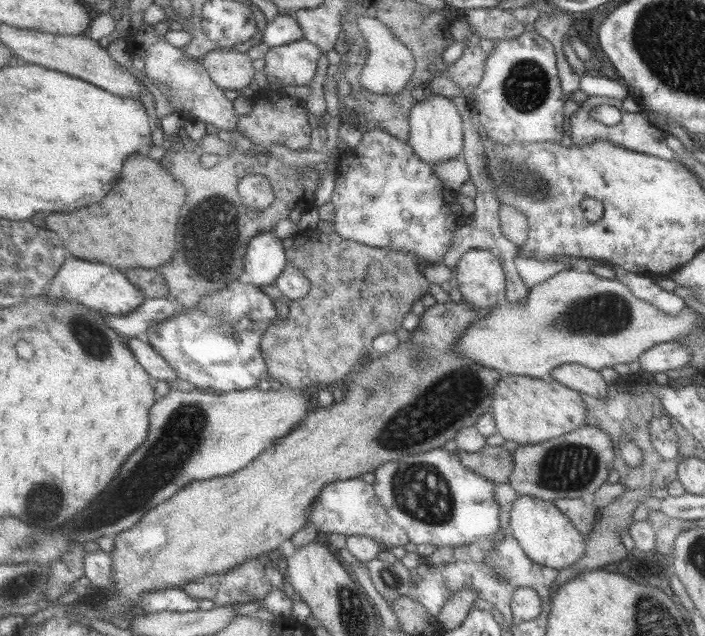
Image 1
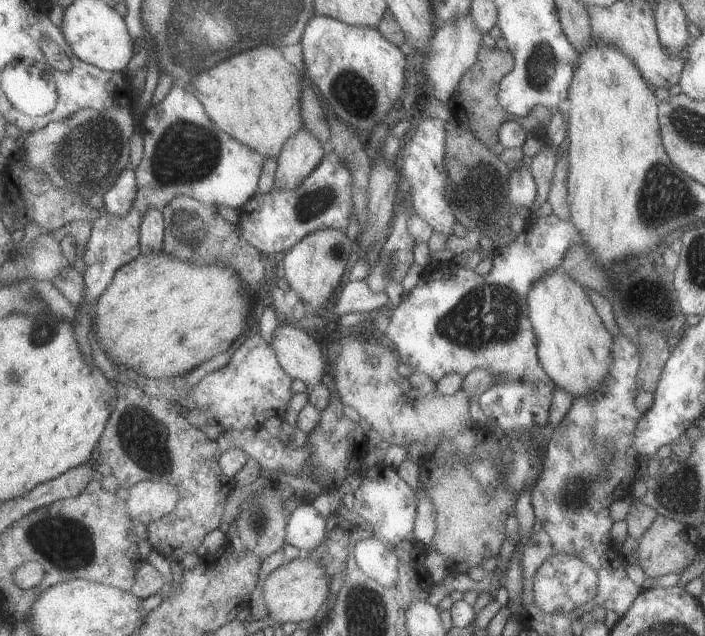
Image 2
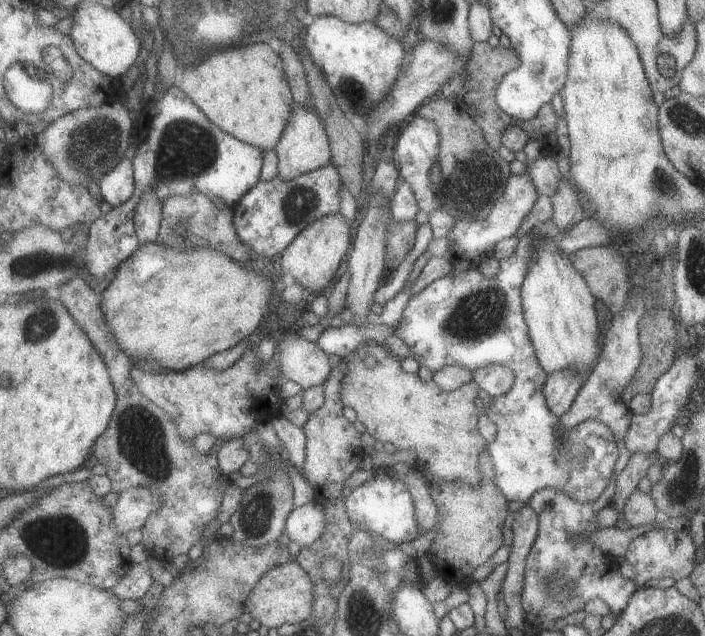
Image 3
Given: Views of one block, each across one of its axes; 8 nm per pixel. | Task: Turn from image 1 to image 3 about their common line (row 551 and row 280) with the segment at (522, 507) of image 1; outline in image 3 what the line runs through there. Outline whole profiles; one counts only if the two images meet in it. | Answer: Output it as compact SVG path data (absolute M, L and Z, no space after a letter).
M527 228L523 232L531 234L531 256L527 262L527 274L521 286L523 316L529 330L531 344L539 366L549 374L561 370L575 370L579 376L587 376L589 370L599 362L599 320L595 312L597 298L591 294L585 278L575 270L569 256L557 248L551 238L537 236L537 228Z

